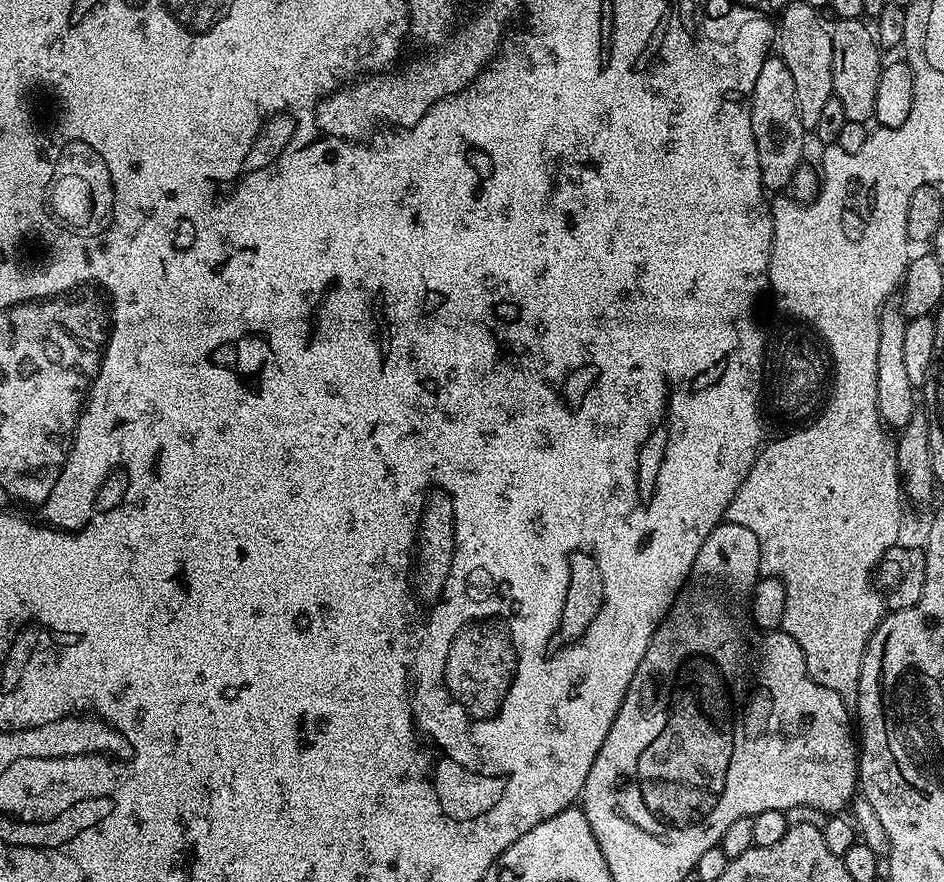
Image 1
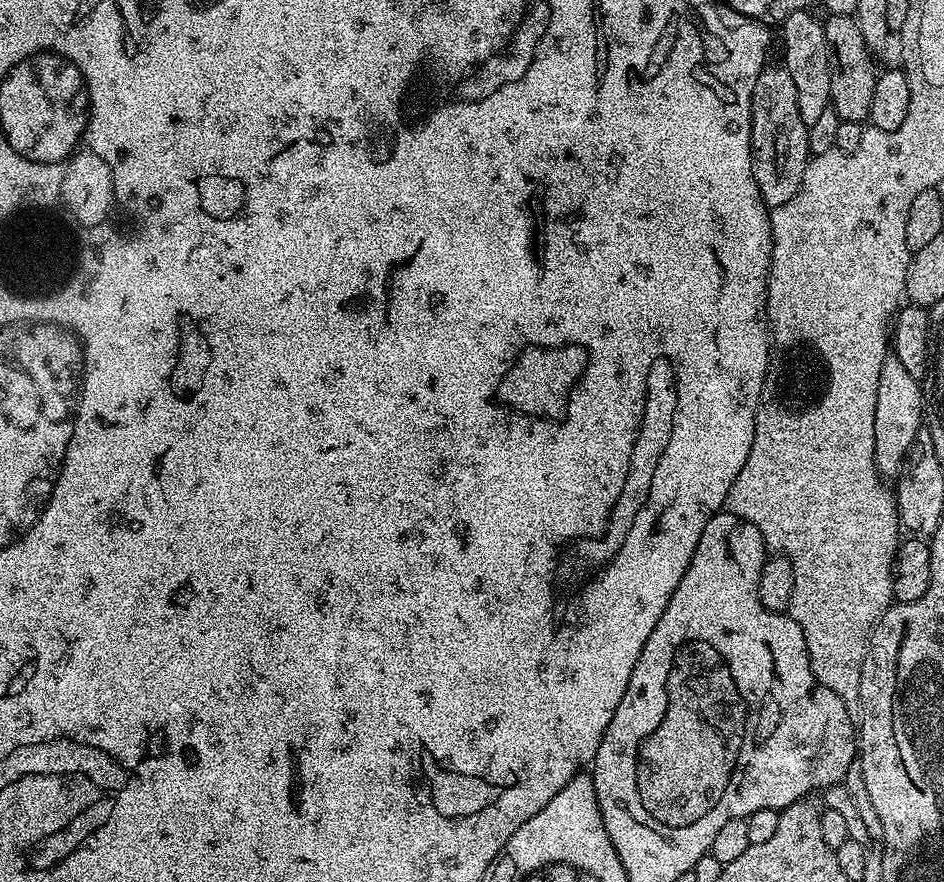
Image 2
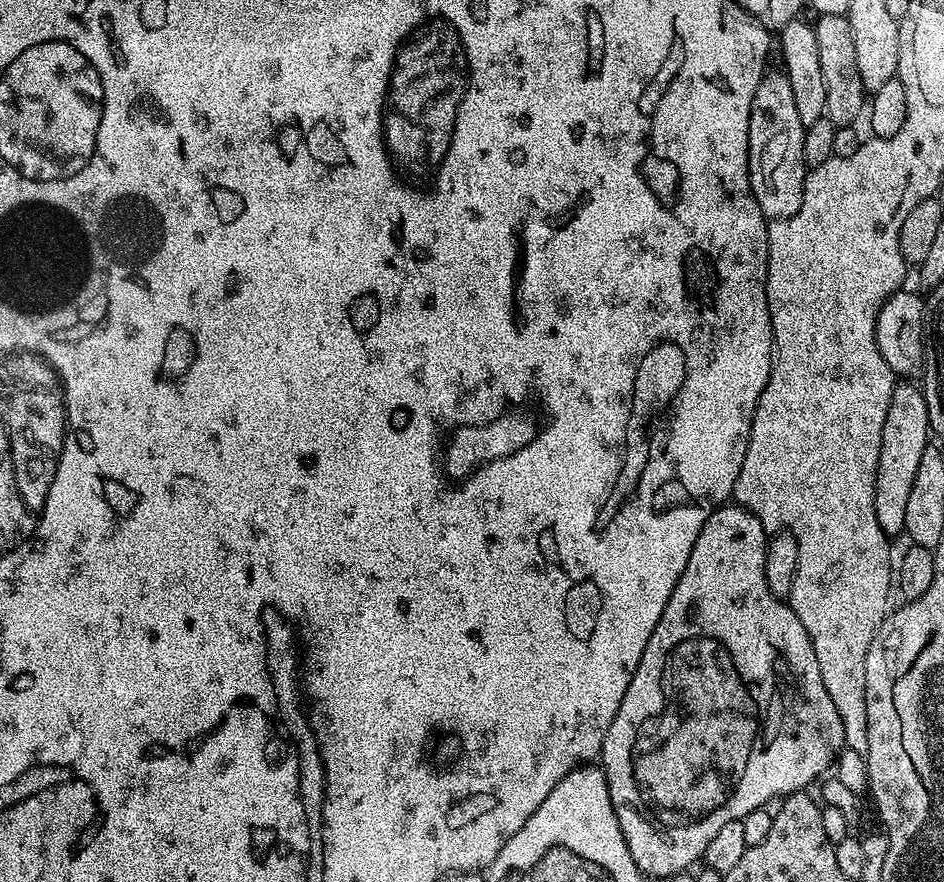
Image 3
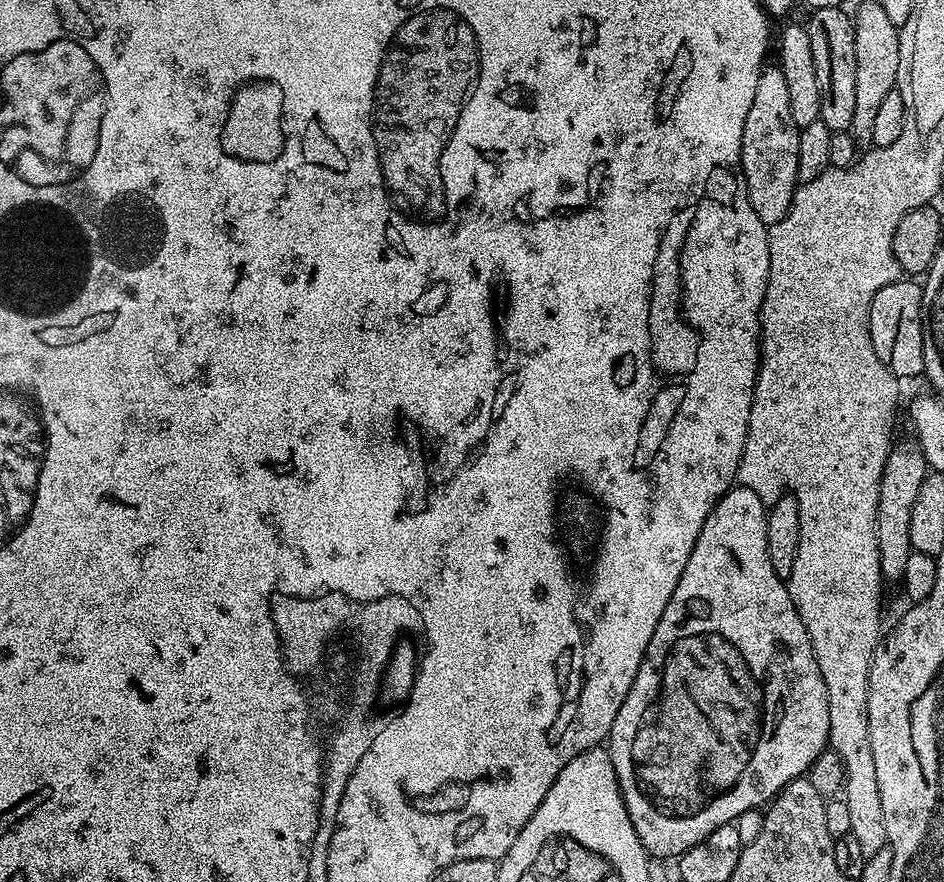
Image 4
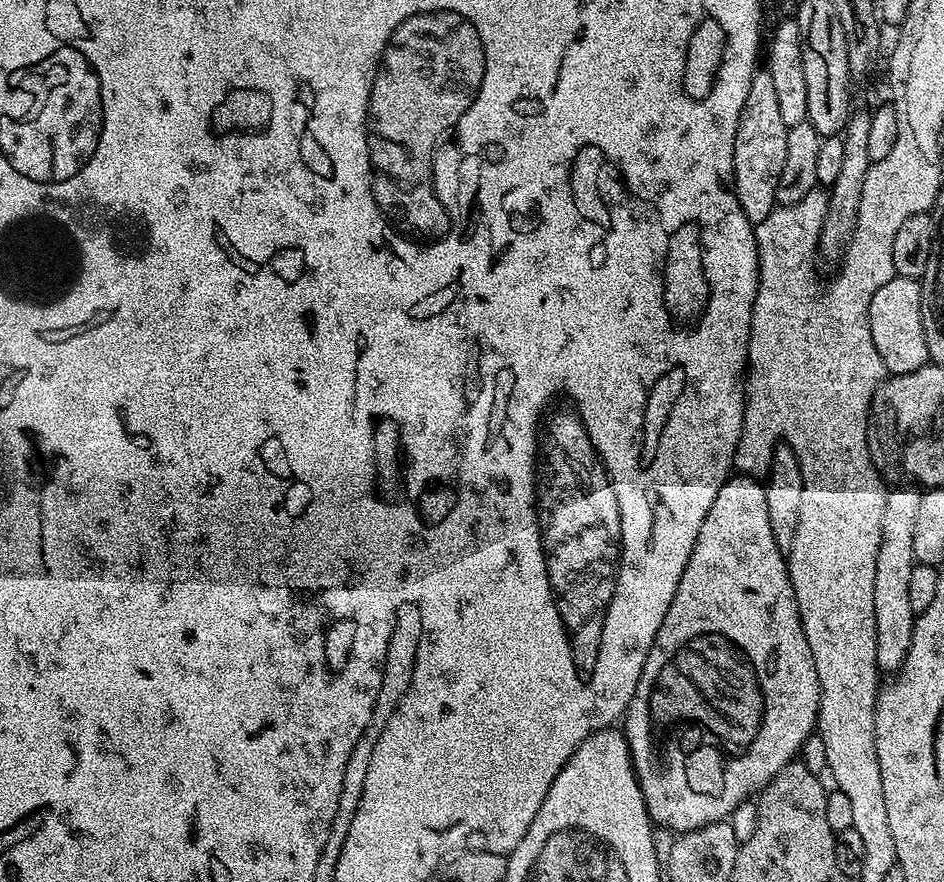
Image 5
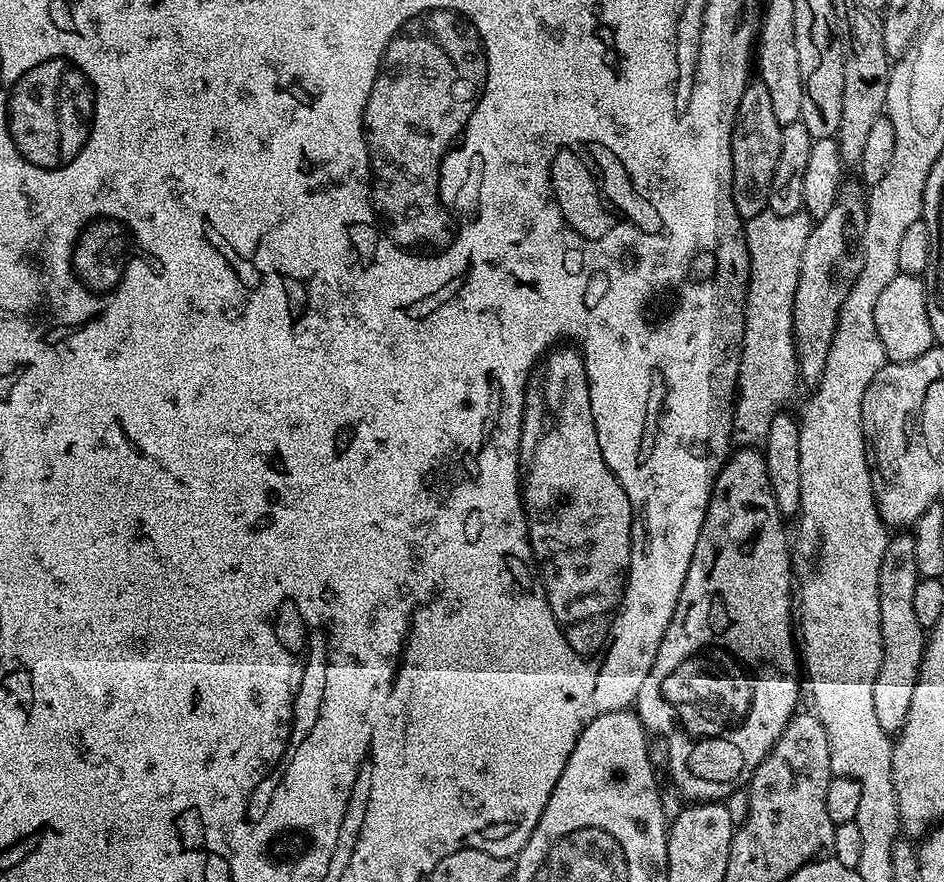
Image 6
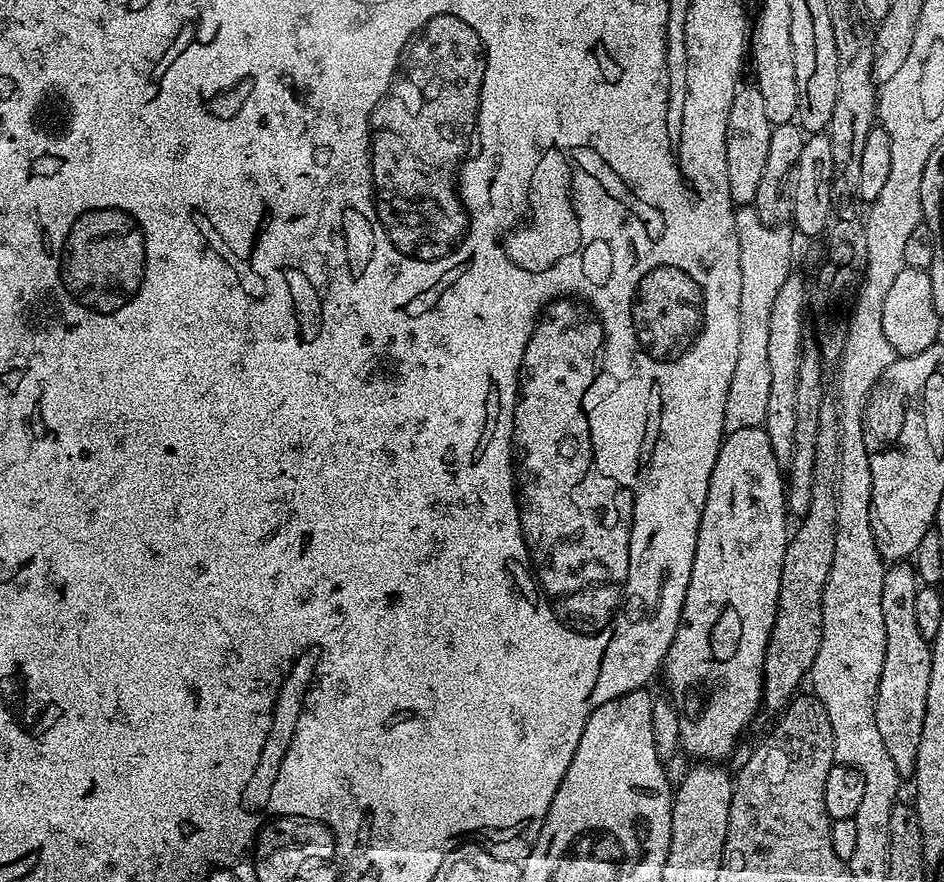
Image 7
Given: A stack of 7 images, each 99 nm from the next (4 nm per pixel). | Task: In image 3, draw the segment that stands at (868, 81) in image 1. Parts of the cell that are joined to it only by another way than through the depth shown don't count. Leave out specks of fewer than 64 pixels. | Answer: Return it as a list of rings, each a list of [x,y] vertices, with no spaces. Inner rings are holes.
[[[838,14],[817,15],[814,20],[818,38],[818,59],[822,62],[822,78],[826,82],[826,106],[824,114],[837,128],[855,125],[856,119],[866,112],[866,93],[862,86],[862,74],[858,74],[858,61],[854,50],[854,37],[847,16]]]

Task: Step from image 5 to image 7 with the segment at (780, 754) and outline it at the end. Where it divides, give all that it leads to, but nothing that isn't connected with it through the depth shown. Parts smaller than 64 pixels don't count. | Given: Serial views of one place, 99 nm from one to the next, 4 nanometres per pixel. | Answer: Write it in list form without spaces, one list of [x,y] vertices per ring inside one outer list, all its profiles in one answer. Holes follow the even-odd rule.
[[[763,427],[747,428],[746,430],[735,429],[729,431],[725,435],[724,439],[720,442],[720,449],[718,450],[718,458],[714,462],[714,470],[712,471],[712,477],[710,478],[710,486],[708,487],[708,493],[706,494],[706,506],[702,510],[702,522],[698,526],[698,546],[694,550],[694,566],[690,570],[690,586],[686,586],[686,598],[684,599],[684,605],[682,606],[682,614],[680,615],[680,621],[678,622],[678,630],[674,634],[674,642],[670,642],[670,650],[666,654],[664,663],[662,665],[662,677],[668,683],[668,692],[672,695],[672,704],[676,707],[676,716],[680,719],[680,744],[679,747],[688,754],[689,757],[695,758],[700,762],[724,762],[728,755],[736,748],[736,743],[740,740],[740,735],[748,728],[748,723],[756,716],[756,711],[761,711],[762,701],[764,698],[763,690],[763,664],[766,658],[767,644],[770,642],[771,628],[774,626],[776,607],[779,602],[779,582],[782,581],[782,566],[783,559],[786,556],[786,550],[788,541],[790,539],[790,528],[788,530],[788,520],[790,521],[790,513],[784,503],[784,489],[786,487],[786,476],[782,471],[782,462],[774,458],[774,452],[770,450],[770,438],[765,434]]]

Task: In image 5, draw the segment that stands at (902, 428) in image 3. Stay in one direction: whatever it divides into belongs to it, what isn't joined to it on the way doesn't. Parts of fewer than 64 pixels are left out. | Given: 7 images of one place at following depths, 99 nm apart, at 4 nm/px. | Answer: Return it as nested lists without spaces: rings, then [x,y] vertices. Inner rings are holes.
[[[892,488],[888,493],[886,514],[882,514],[882,542],[878,563],[874,565],[874,630],[876,631],[876,667],[881,673],[899,672],[912,645],[917,613],[910,608],[910,574],[916,567],[914,525],[921,489]]]

